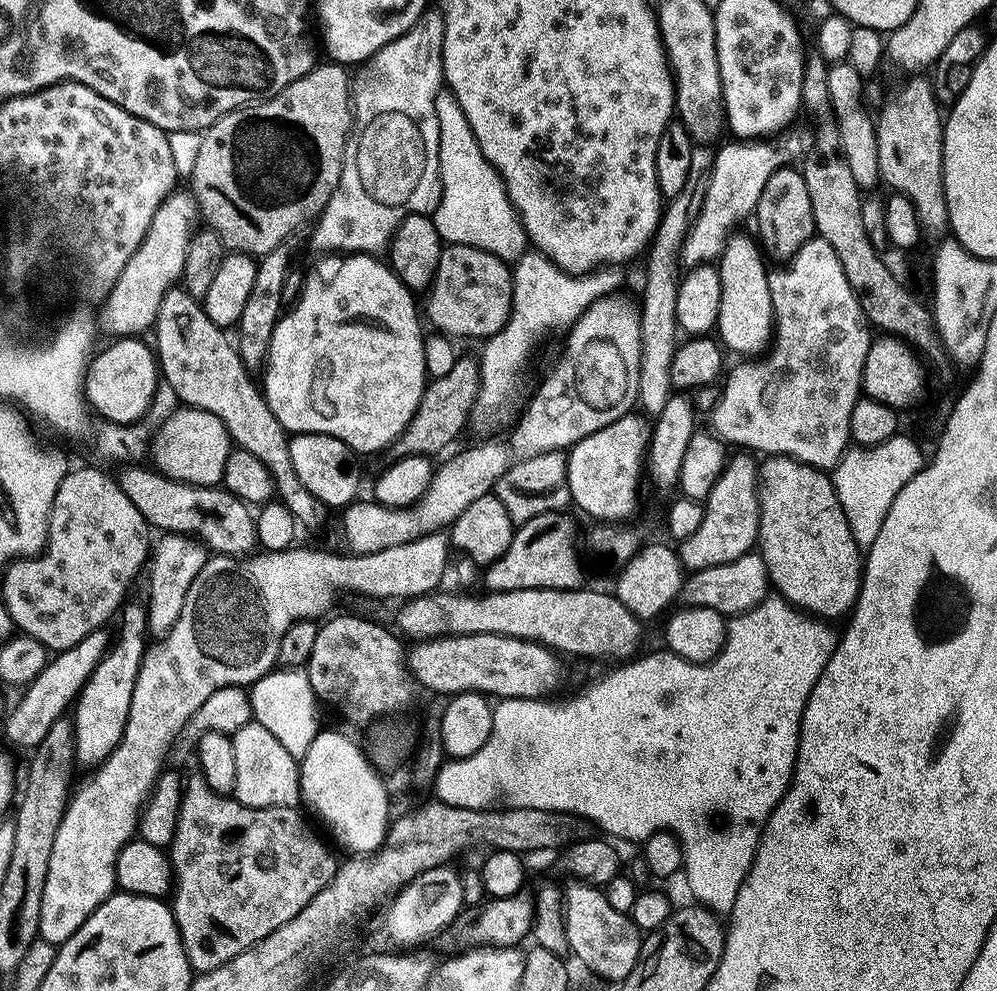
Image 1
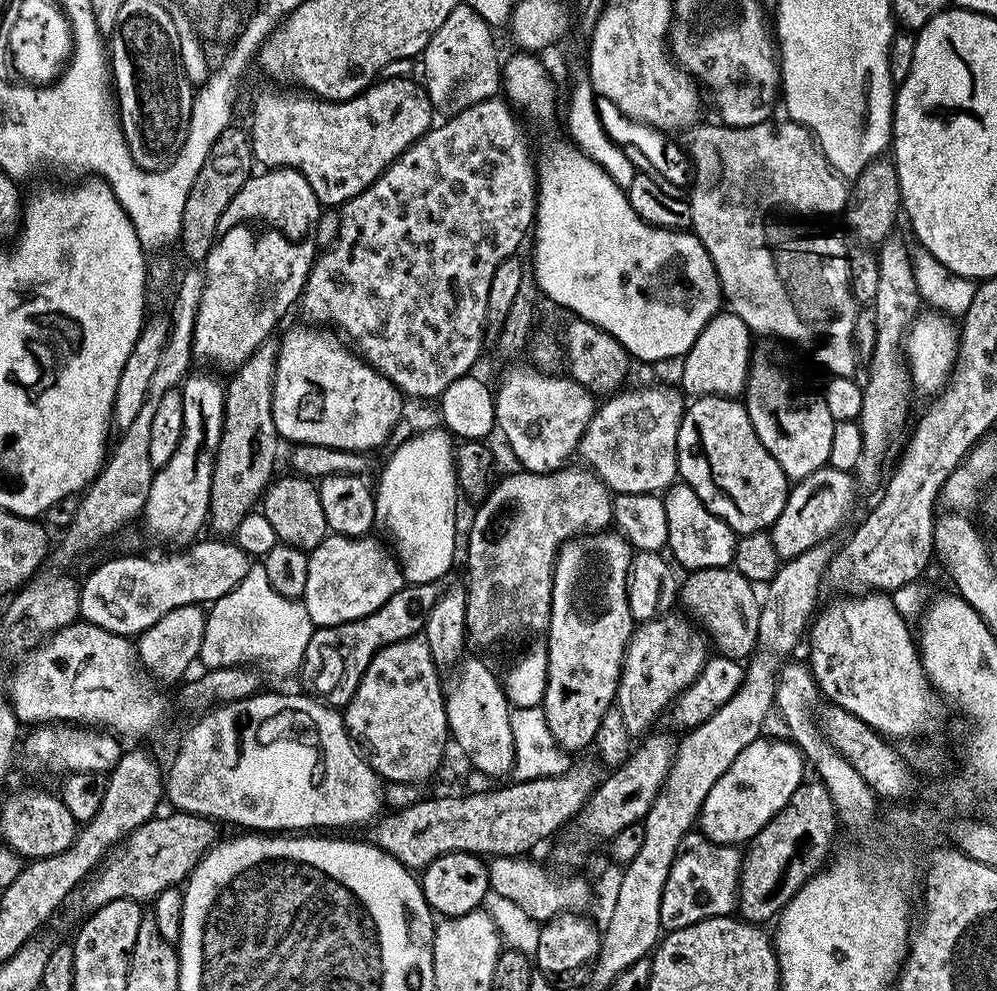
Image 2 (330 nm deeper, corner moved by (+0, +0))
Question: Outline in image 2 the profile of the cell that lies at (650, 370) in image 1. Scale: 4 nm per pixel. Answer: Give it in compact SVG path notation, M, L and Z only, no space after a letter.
M565 466L554 472L516 470L479 501L468 528L468 584L466 632L476 644L488 648L503 640L547 633L552 601L552 571L560 547L573 536L605 531L612 524L613 493L587 467Z

